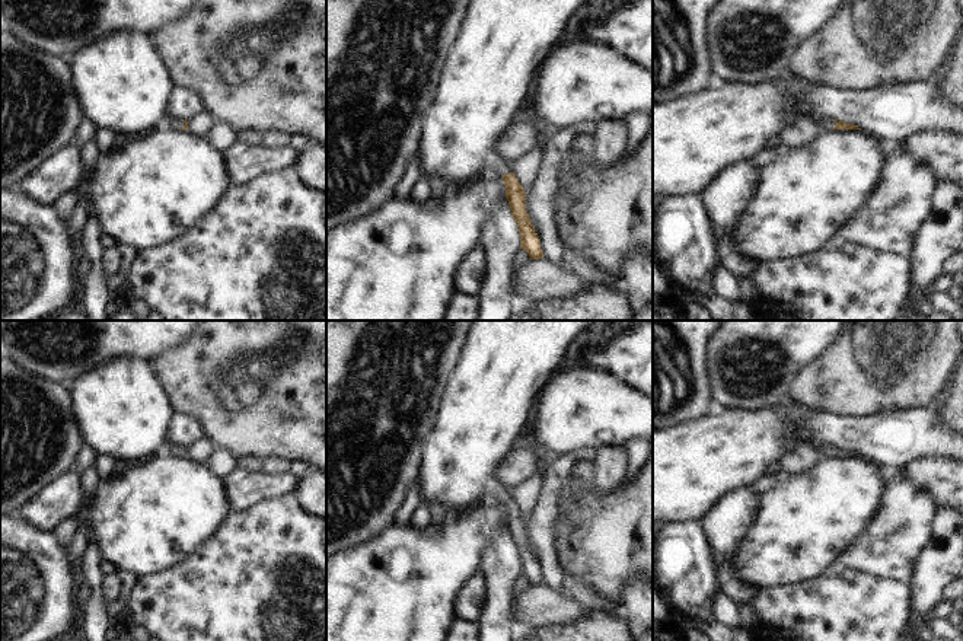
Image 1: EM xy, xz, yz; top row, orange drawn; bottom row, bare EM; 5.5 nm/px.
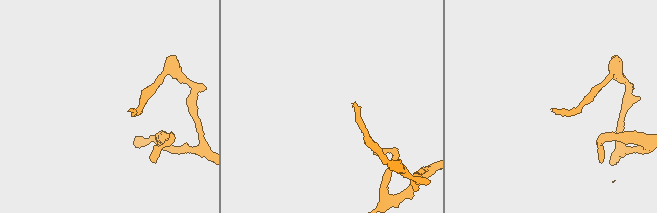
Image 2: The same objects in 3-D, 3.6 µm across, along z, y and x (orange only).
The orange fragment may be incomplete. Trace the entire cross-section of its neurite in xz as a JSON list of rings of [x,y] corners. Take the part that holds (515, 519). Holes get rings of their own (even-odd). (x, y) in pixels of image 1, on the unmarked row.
[[[471,320],[465,344],[449,382],[444,386],[436,421],[421,444],[421,498],[425,503],[439,503],[447,513],[459,513],[481,500],[503,503],[506,524],[520,559],[520,574],[530,586],[542,586],[541,565],[526,538],[526,519],[511,498],[511,489],[503,488],[492,476],[492,468],[511,449],[513,439],[526,424],[535,398],[552,377],[567,347],[594,320]]]

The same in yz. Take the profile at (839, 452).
[[[817,446],[822,456],[861,456],[858,452],[855,450],[846,450],[838,446]]]

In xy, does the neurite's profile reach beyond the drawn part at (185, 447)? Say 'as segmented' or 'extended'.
extended

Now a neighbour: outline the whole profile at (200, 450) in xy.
[[[203,436],[197,441],[194,441],[192,446],[188,447],[188,457],[198,463],[205,463],[213,449],[214,447],[208,441],[208,439]]]

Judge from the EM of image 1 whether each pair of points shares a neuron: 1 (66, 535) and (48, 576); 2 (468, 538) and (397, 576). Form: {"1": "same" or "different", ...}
{"1": "different", "2": "same"}

